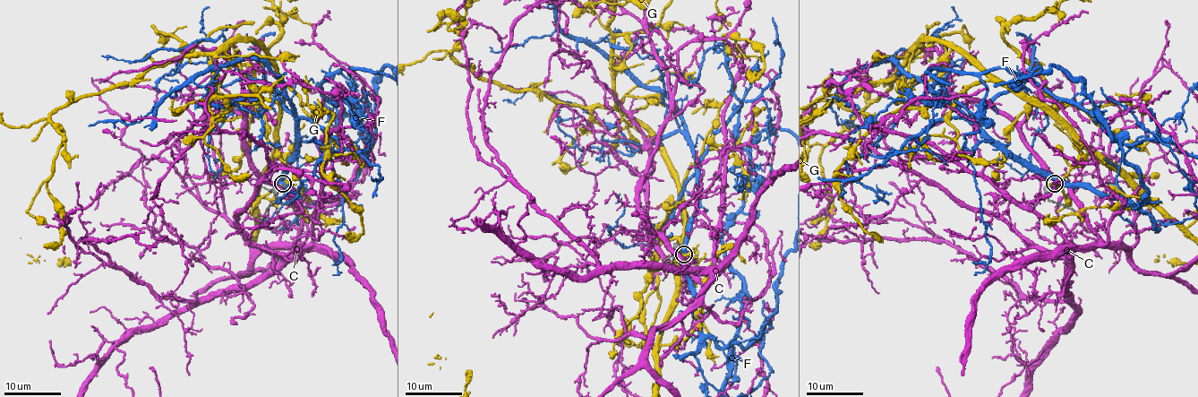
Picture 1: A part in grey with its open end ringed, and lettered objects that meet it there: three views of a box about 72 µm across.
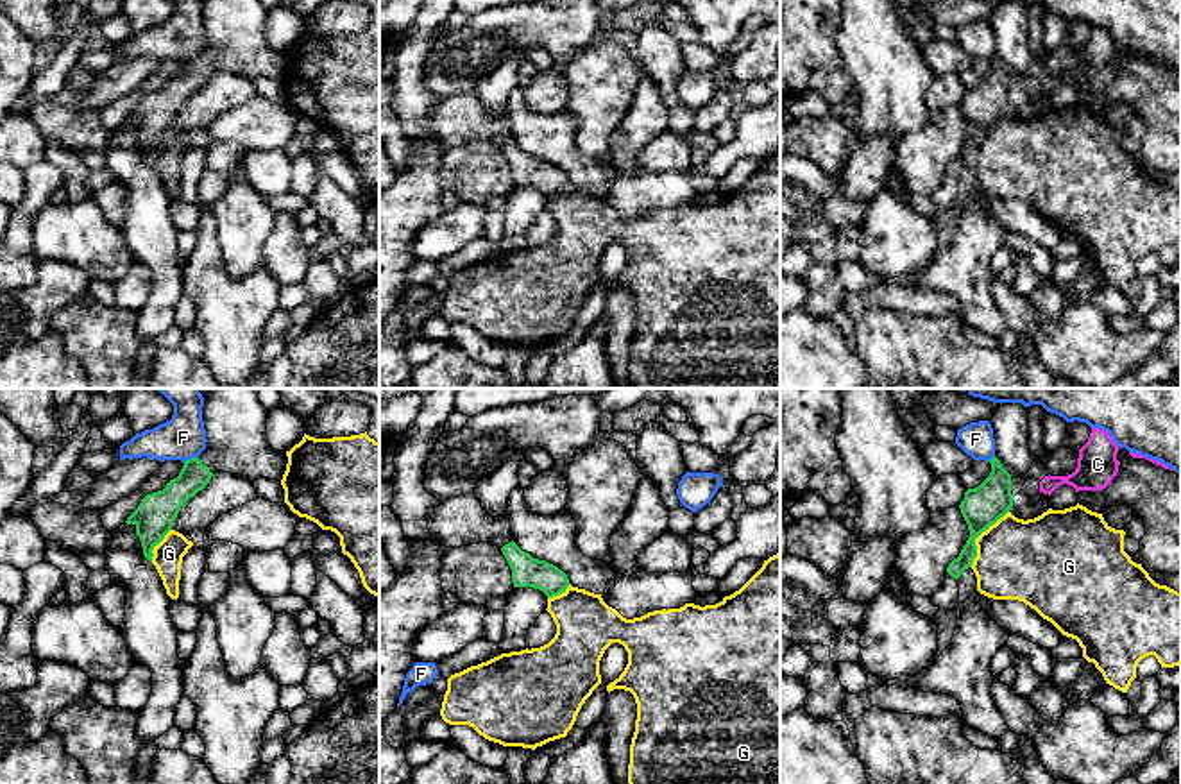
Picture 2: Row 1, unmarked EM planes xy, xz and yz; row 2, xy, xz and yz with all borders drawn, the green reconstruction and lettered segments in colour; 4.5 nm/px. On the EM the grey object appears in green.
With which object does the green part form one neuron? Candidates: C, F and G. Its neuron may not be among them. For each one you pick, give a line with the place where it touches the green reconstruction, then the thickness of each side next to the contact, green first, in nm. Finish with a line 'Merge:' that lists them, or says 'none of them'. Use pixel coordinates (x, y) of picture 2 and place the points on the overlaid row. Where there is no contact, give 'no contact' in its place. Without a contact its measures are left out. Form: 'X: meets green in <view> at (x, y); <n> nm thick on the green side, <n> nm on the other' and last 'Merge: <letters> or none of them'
Merge: none of them

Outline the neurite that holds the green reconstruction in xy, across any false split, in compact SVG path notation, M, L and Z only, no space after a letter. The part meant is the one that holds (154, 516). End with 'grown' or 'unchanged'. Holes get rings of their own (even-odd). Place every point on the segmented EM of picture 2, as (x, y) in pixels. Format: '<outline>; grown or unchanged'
M213 388L204 397L206 449L183 462L179 476L163 490L147 494L125 521L136 526L147 560L152 562L152 550L172 530L181 507L202 490L215 473L231 473L249 481L283 480L288 456L268 446L267 415L256 388Z; grown

